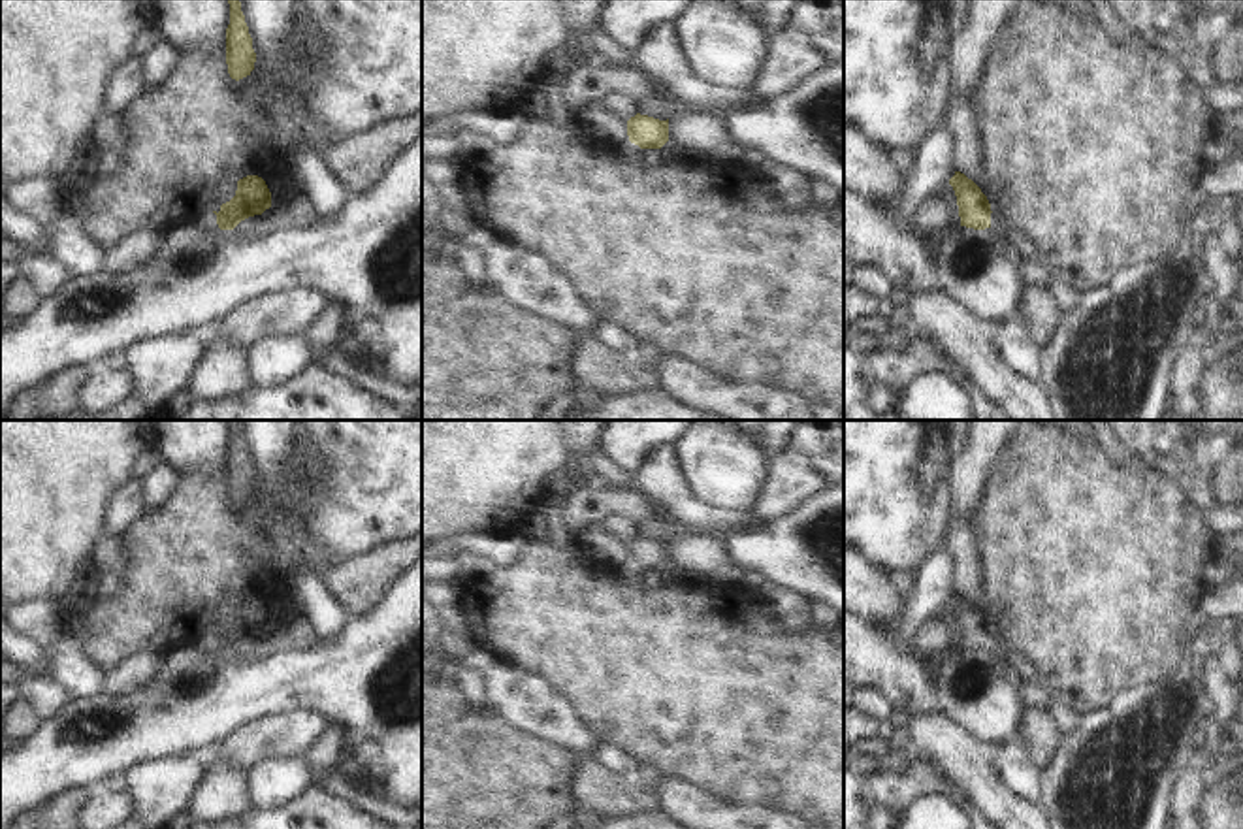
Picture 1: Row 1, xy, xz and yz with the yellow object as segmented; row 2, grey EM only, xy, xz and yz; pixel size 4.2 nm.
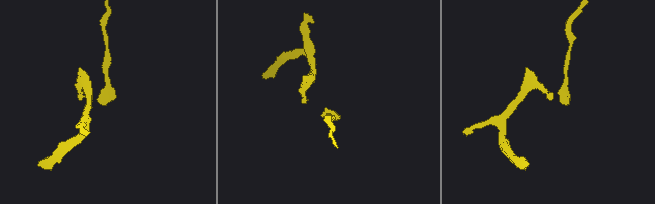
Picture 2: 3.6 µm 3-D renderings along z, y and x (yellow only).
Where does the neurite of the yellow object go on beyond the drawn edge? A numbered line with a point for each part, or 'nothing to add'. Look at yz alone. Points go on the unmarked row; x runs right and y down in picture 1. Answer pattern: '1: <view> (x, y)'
1: yz (999, 645)

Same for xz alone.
1: xz (629, 573)

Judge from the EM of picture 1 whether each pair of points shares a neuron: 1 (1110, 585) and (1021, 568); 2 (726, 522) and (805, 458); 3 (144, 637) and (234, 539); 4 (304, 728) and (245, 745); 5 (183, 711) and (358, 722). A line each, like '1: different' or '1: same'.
1: same
2: different
3: same
4: same
5: same

